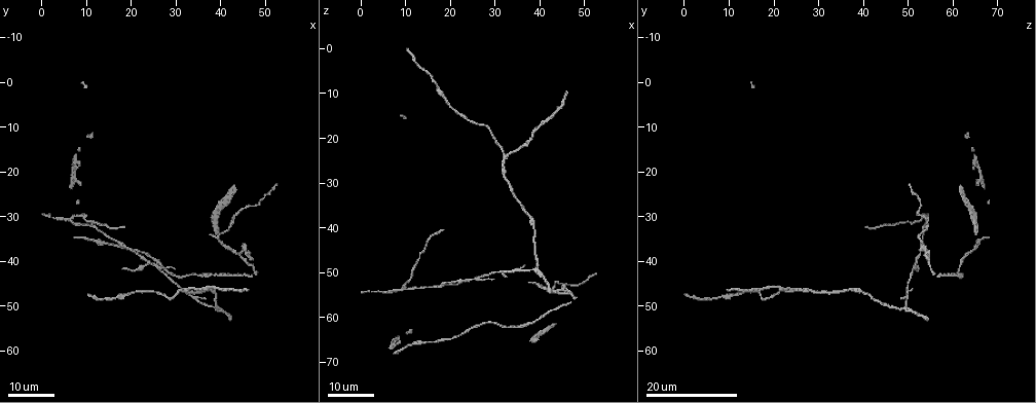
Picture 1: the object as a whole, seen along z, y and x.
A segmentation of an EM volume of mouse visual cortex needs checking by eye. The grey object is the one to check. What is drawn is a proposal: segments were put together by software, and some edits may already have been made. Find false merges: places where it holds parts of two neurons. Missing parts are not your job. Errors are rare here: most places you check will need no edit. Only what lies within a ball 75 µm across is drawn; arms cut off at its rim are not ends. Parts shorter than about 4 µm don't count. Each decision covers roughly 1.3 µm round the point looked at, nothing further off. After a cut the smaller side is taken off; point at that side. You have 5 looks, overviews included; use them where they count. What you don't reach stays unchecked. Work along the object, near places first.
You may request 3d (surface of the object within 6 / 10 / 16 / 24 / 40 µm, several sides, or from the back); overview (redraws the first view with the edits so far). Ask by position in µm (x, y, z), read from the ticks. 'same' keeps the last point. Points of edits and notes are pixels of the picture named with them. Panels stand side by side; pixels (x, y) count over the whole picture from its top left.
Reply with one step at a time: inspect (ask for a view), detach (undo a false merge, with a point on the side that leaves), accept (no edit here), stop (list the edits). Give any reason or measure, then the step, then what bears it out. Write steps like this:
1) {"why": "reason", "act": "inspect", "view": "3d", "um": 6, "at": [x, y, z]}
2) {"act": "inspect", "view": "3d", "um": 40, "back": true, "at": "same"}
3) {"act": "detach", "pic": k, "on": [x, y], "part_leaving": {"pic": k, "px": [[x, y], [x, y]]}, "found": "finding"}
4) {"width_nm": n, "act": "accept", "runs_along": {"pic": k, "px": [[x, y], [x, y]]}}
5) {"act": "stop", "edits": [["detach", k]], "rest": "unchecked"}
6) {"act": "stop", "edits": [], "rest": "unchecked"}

{"why": "three-way junction", "act": "inspect", "view": "3d", "um": 16, "at": [32.5, 46.5, 23.5]}

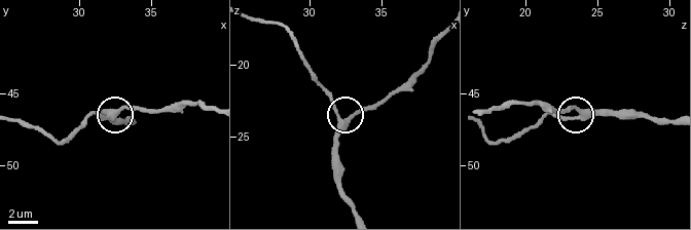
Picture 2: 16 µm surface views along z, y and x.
{"act": "inspect", "view": "3d", "um": 10, "at": [32.4, 46.4, 24.0]}

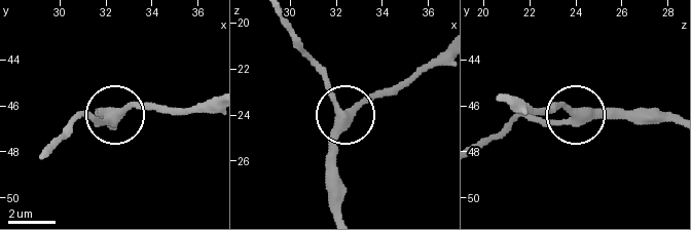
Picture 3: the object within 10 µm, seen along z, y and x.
{"width_nm": 380, "act": "accept", "found": "all the same neuron"}

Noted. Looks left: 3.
{"why": "three arms meet", "act": "inspect", "view": "3d", "um": 16, "at": [39.5, 35.0, 53.0]}

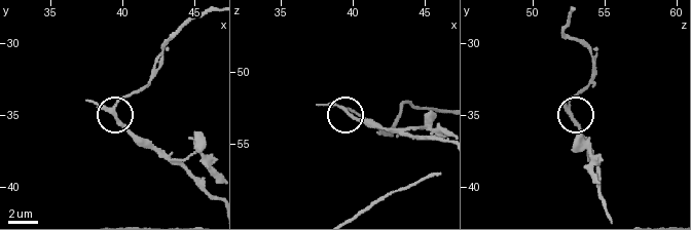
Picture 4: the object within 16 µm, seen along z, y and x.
{"act": "inspect", "view": "3d", "um": 6, "at": [39.4, 35.0, 52.6]}

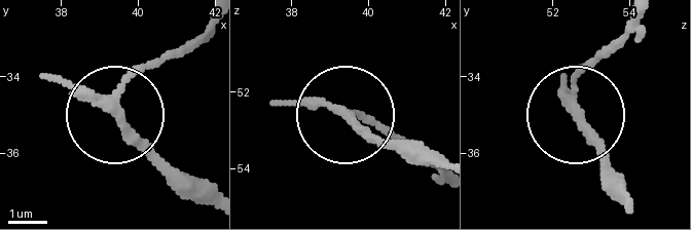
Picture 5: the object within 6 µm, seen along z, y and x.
{"arms": 3, "act": "accept", "found": "all the same neuron"}

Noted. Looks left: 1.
{"act": "stop", "edits": [], "rest": "unchecked"}

